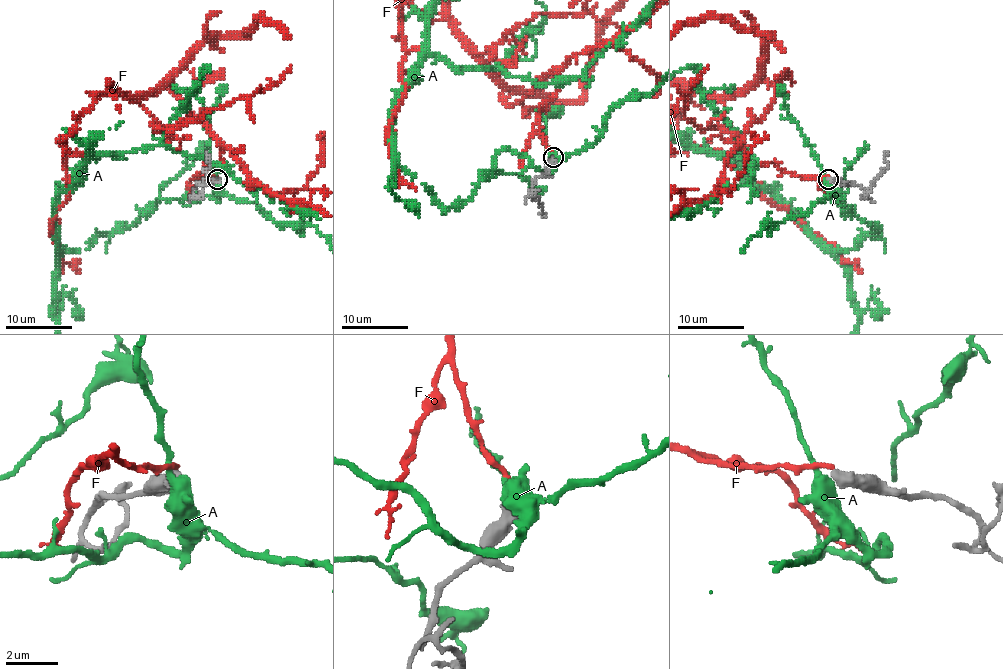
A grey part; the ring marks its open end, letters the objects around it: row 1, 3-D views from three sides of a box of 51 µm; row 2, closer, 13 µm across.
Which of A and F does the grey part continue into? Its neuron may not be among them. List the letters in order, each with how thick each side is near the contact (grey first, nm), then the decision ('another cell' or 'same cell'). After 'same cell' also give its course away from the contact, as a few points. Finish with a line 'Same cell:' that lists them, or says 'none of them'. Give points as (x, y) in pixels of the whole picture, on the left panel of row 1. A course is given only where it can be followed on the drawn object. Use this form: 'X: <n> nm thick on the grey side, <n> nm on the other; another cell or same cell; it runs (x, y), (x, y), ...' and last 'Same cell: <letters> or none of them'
A: 550 nm thick on the grey side, 480 nm on the other; another cell
F: 550 nm thick on the grey side, 190 nm on the other; another cell
Same cell: none of them

